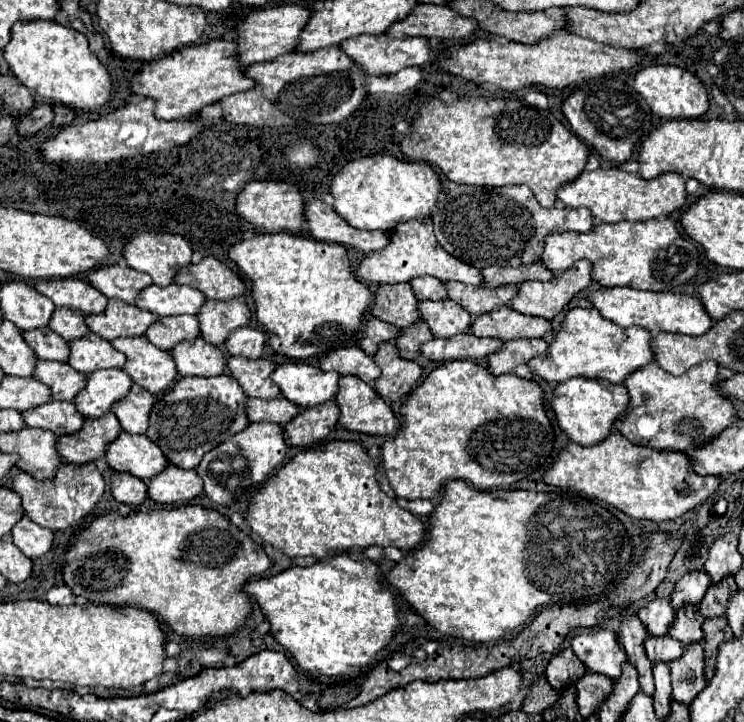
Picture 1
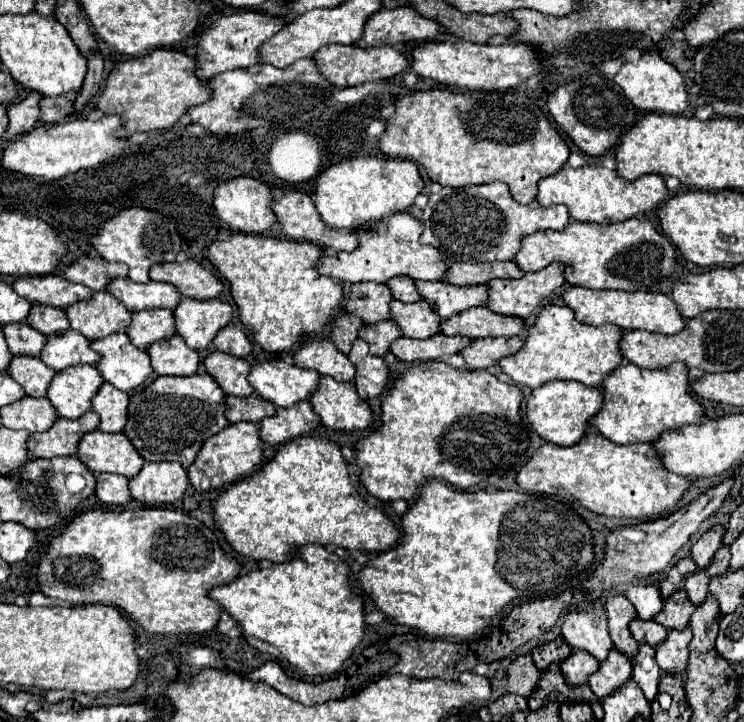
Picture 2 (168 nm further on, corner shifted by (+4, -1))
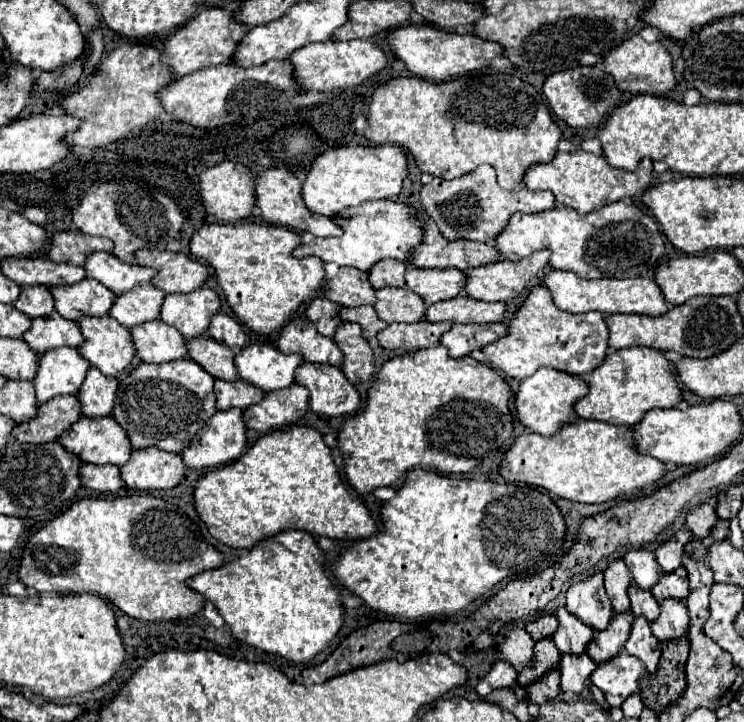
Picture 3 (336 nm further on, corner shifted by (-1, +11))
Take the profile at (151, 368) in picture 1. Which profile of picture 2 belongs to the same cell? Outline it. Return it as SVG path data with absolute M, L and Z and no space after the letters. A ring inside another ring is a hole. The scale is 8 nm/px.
M125 332L95 340L91 342L91 348L101 356L95 366L99 368L103 380L123 392L143 386L145 380L151 380L153 376L149 356L145 350L133 346Z

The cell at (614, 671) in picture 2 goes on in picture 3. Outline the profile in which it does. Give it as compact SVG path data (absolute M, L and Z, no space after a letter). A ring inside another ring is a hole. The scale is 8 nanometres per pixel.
M614 614L614 620L610 620L610 628L606 628L606 632L594 632L594 640L590 642L588 656L596 664L604 664L614 656L618 656L624 650L626 640L630 638L632 622L634 622L632 614L626 616Z

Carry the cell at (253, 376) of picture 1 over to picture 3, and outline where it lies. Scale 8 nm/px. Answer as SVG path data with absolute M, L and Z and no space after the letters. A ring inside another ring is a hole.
M198 338L188 342L188 352L194 362L198 362L204 370L208 370L218 380L234 382L238 378L238 370L234 364L234 350L226 344L220 344L212 338Z

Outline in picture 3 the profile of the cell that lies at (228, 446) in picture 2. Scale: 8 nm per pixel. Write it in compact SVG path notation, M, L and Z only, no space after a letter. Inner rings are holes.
M232 408L226 412L216 412L206 428L202 428L202 432L198 432L198 436L194 436L194 440L190 442L190 448L186 448L186 452L182 452L182 460L188 468L200 470L200 468L220 468L226 466L234 460L238 460L244 450L246 450L246 422L242 416L240 408Z

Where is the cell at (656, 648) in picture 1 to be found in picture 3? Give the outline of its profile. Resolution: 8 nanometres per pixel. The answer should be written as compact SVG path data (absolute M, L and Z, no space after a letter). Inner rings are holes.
M630 586L630 604L634 616L644 616L648 622L654 622L660 616L660 604L654 600L650 592L642 592L638 586Z

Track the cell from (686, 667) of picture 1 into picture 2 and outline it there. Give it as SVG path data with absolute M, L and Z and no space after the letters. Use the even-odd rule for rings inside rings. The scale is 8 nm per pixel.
M689 628L683 632L667 630L665 640L655 648L655 660L659 668L663 668L669 674L683 674L687 668L687 656L689 656L689 642L693 634Z

